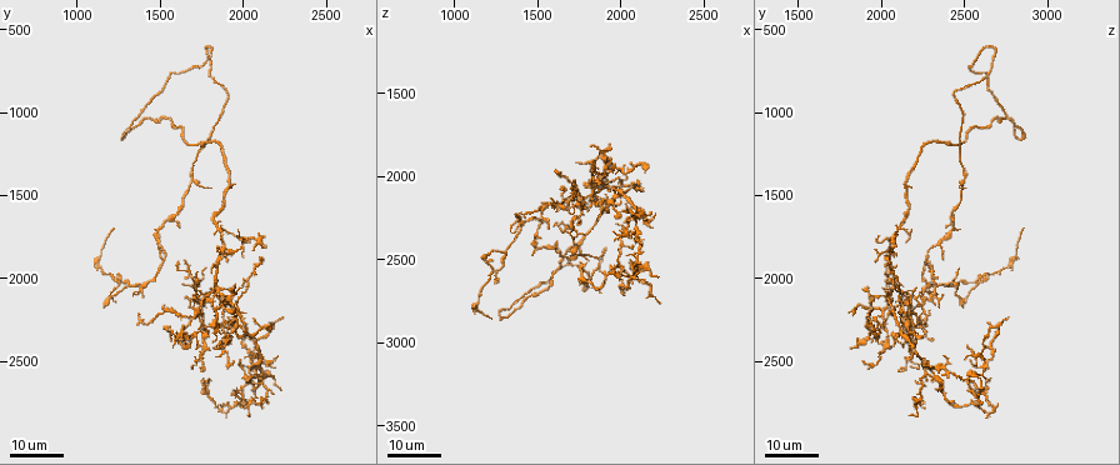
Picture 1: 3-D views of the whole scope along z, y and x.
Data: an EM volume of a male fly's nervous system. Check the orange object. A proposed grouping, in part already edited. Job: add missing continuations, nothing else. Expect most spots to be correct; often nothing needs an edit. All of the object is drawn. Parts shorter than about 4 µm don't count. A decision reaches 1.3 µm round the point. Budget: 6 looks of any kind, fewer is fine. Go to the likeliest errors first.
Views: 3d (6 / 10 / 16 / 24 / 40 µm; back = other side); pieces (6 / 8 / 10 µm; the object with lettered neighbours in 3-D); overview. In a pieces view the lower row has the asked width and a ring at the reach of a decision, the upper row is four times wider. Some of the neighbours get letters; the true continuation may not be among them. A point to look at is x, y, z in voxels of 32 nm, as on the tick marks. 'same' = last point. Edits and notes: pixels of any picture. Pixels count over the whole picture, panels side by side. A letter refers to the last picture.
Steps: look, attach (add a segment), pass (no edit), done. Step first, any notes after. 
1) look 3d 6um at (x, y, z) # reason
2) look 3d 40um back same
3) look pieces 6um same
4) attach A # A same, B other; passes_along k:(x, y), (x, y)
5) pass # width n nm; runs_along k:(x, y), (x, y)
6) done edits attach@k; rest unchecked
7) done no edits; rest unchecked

look 3d 16um at (1580, 2380, 2300) # end of a long branch

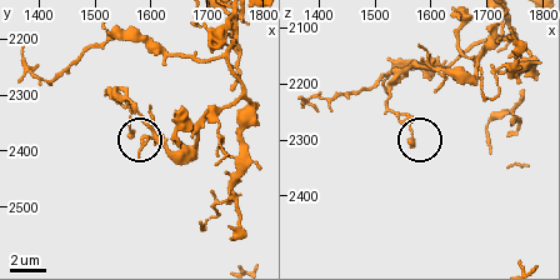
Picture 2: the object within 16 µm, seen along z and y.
look pieces 10um at (1565, 2365, 2305)

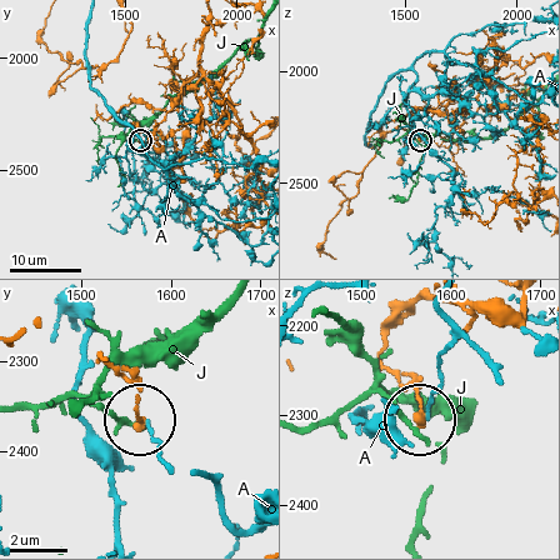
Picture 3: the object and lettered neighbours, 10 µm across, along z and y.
pass # A other, J other; none of them fits

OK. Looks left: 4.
look 3d 24um at (1220, 1700, 2860)

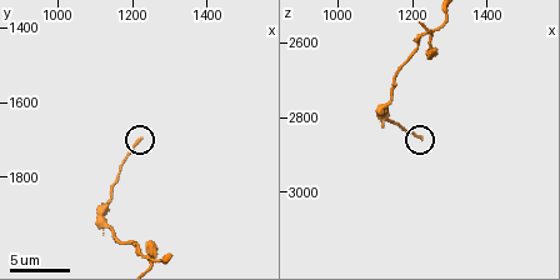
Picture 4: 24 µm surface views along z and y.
look pieces 10um at (1220, 1700, 2860)

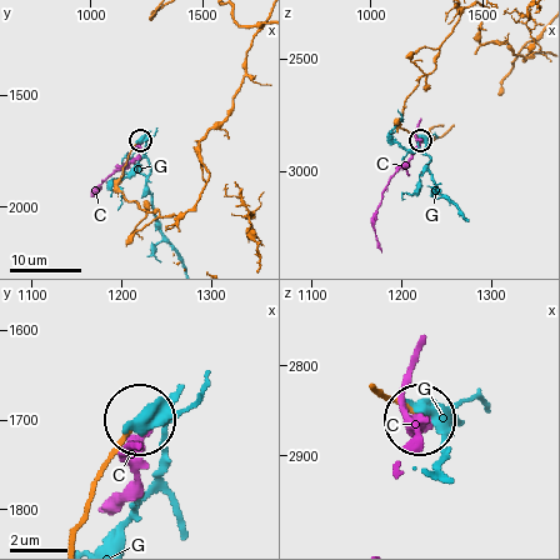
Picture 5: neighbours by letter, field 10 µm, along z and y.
pass # C other, G other; runs_along 5:(71, 538), (105, 459), (140, 419); none of them fits

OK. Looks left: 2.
look 3d 16um at (1520, 1900, 2380)

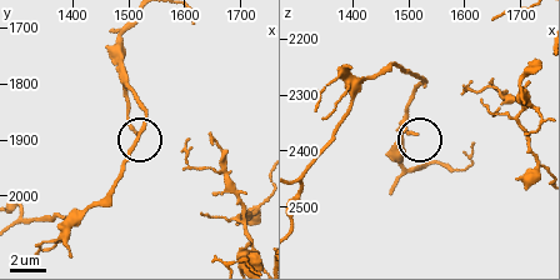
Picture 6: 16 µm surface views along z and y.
look pieces 6um at (1510, 1890, 2370)

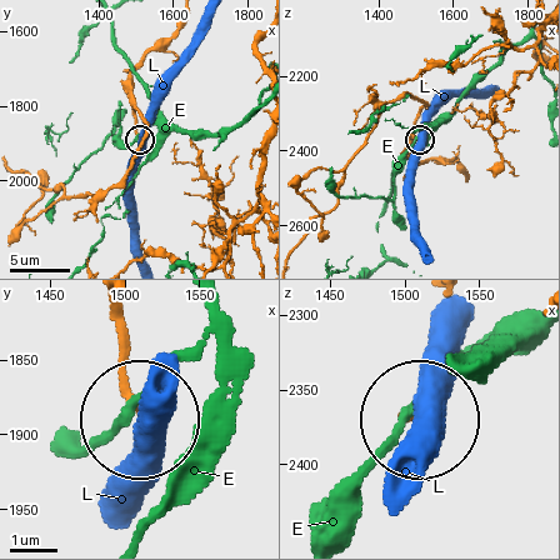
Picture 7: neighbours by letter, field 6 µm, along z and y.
pass # E other, L other; none of them fits

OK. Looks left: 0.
done no edits; rest unchecked

